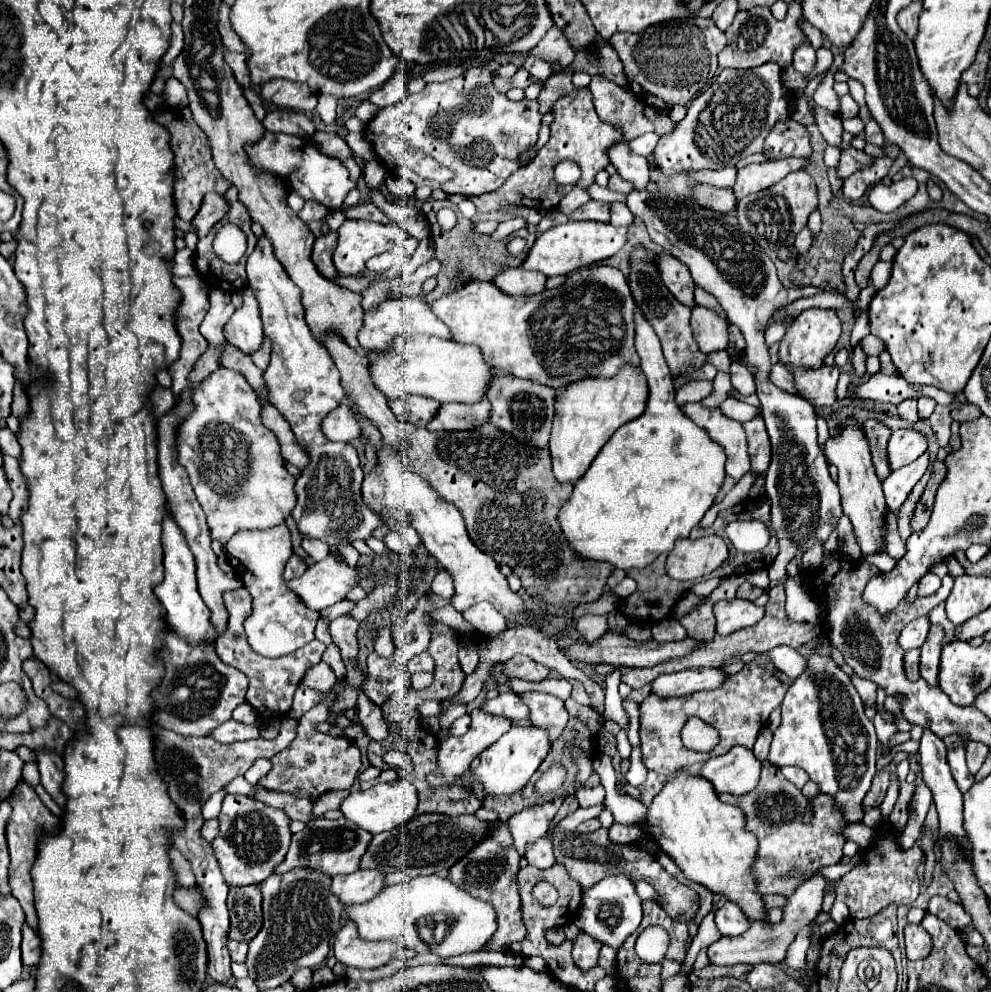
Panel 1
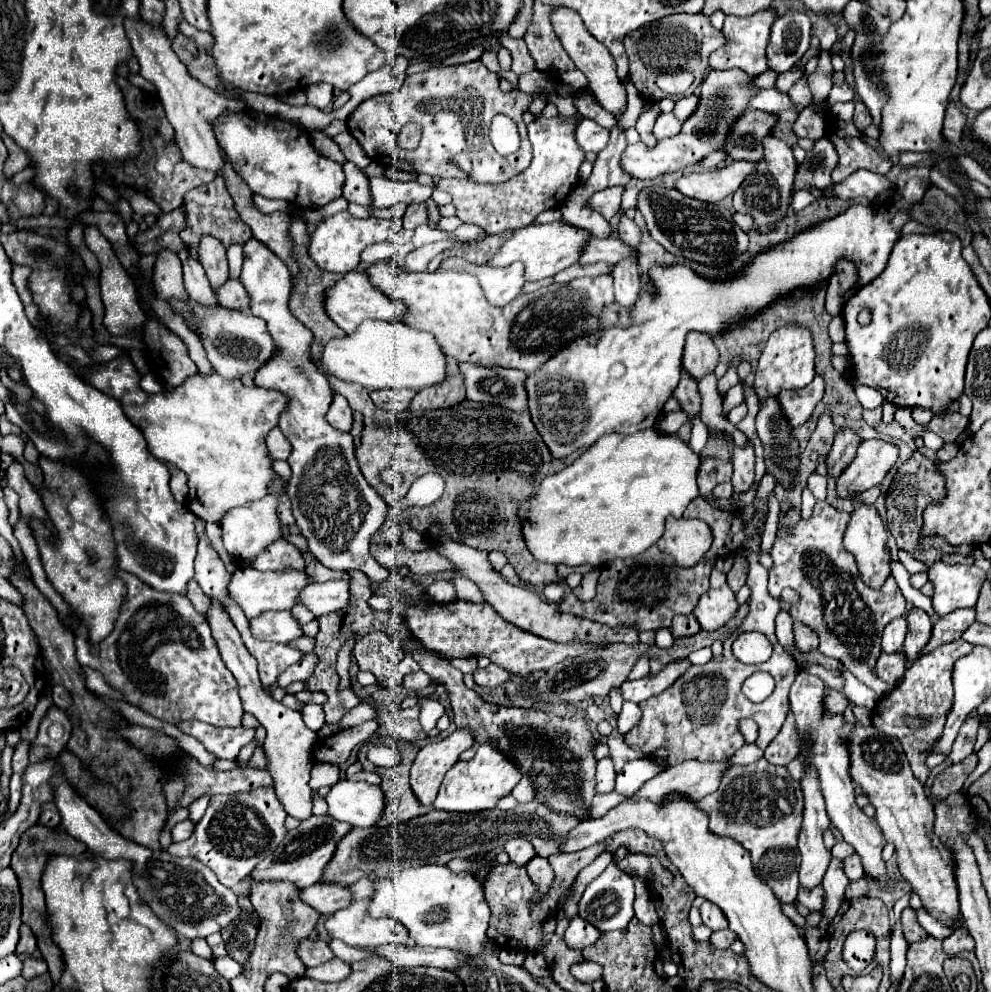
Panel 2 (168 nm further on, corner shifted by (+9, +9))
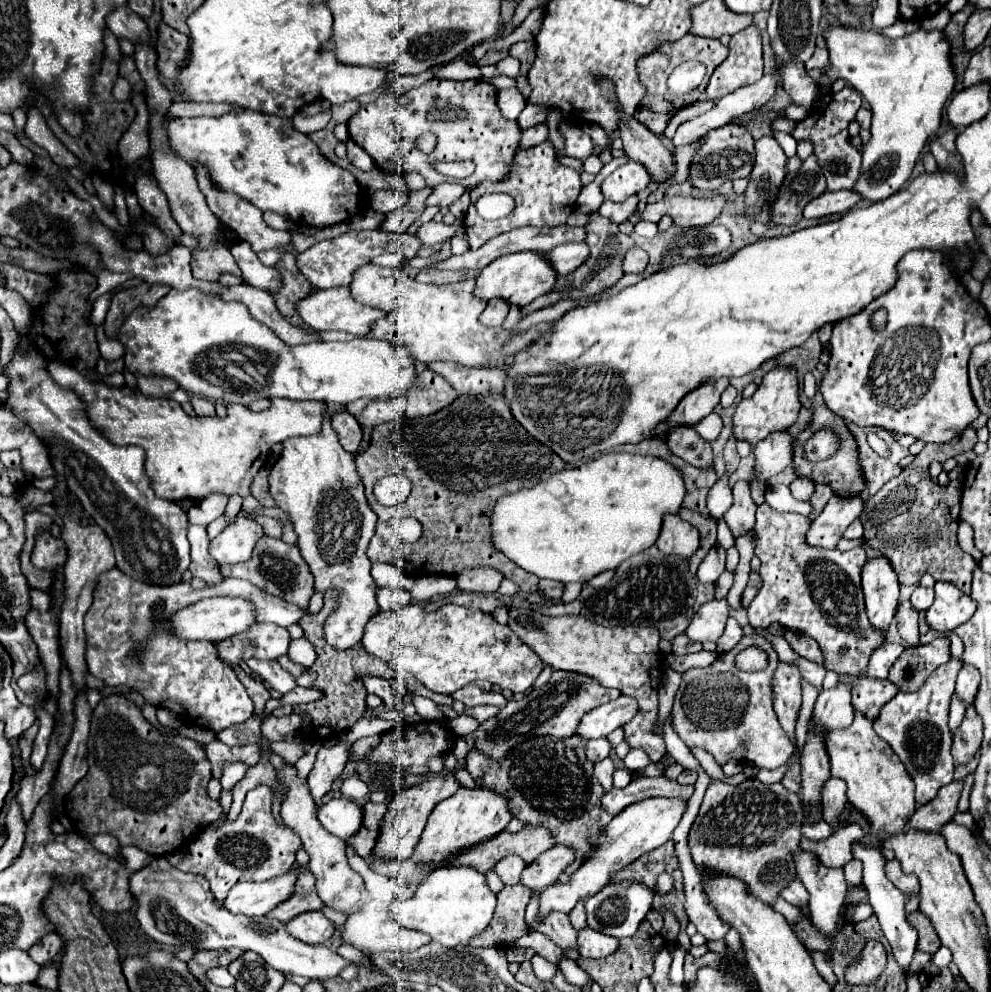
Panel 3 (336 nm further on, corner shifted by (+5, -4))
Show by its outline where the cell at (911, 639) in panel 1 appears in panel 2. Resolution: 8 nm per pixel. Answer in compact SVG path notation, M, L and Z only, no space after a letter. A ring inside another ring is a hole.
M900 617L900 619L894 619L892 623L888 623L888 627L884 629L884 635L882 635L882 651L894 653L894 651L902 649L906 631L908 631L906 617Z

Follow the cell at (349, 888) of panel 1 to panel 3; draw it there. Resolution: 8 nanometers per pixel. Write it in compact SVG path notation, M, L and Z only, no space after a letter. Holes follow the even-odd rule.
M308 912L296 916L296 920L290 920L286 924L286 932L304 944L316 946L330 940L334 926L330 920L324 918L322 912Z

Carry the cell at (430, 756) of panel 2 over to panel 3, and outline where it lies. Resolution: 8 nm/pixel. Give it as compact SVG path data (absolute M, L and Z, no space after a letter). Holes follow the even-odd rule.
M428 774L428 776L424 776L422 784L416 784L412 788L396 794L390 800L388 812L382 818L382 826L380 826L380 832L376 838L376 846L370 852L370 856L376 860L406 860L410 856L412 848L416 848L416 844L420 840L420 832L424 830L424 824L426 824L432 808L440 800L450 798L458 788L460 788L460 782L454 774L448 774L448 776Z

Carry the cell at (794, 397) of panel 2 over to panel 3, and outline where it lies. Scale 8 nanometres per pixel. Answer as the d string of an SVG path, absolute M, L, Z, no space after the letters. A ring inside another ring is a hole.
M776 432L776 436L768 436L768 440L762 440L754 448L756 456L756 478L750 480L752 500L756 506L764 502L764 490L766 480L778 472L782 472L786 466L790 466L792 460L792 436L788 432Z

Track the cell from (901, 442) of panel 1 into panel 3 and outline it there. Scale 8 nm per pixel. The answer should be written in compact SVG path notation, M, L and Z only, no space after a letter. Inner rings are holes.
M834 496L832 500L828 500L822 514L810 524L806 532L808 546L834 548L842 538L842 532L860 516L862 508L864 508L862 498L840 500L838 496Z

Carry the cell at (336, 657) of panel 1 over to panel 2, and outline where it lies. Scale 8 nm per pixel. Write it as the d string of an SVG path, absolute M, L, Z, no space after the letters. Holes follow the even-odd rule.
M310 651L308 655L304 655L296 665L292 665L290 669L284 671L284 675L278 677L278 685L280 687L288 687L290 683L294 681L306 681L312 673L314 673L314 665L316 665L316 659L318 655L314 651Z

